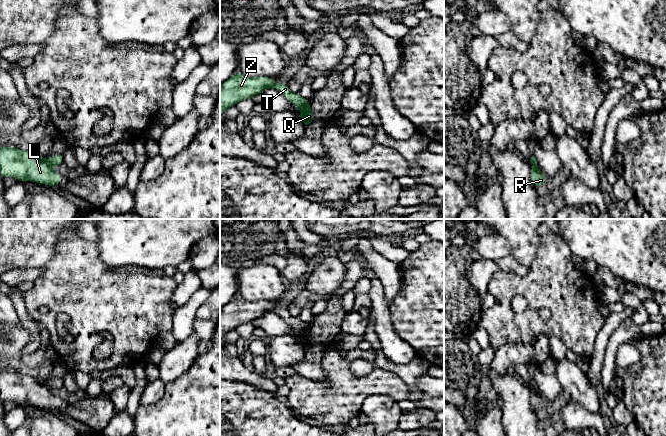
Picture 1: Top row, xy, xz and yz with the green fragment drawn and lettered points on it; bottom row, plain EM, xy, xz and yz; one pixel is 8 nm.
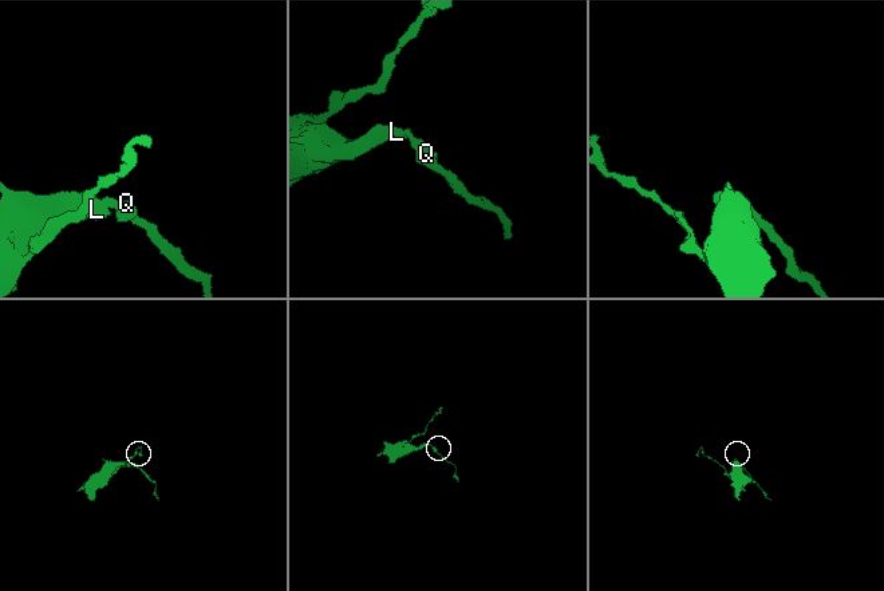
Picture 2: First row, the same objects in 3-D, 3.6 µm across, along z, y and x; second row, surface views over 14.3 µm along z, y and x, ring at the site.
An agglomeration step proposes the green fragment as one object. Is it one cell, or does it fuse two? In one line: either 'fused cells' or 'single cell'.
fused cells

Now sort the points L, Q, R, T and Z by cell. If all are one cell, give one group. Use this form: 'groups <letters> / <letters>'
groups L R Z / Q T

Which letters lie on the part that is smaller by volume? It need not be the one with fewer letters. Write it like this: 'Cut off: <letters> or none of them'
Cut off: Q, T

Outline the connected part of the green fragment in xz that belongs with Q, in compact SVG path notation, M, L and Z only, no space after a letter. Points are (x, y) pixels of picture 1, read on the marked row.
M275 83L274 87L280 91L293 106L301 110L302 113L298 117L305 127L308 127L310 123L316 119L314 114L311 112L311 105L307 98L303 98L297 93L293 93L287 84L284 83Z

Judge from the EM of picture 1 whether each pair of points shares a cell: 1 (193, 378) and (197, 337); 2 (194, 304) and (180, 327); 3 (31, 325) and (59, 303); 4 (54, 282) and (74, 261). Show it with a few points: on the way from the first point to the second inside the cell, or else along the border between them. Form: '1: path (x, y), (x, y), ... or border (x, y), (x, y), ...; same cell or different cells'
1: border (199, 354), (193, 363), (179, 376); different cells
2: path (189, 310), (182, 321); same cell
3: border (23, 299), (28, 314), (34, 320); different cells
4: path (59, 277), (70, 266); same cell

